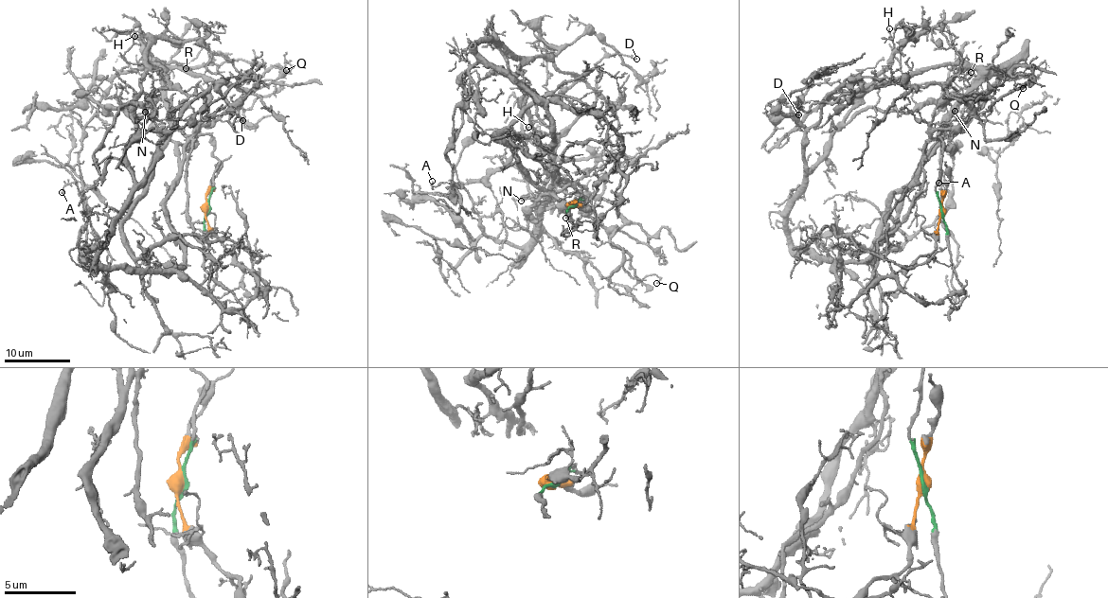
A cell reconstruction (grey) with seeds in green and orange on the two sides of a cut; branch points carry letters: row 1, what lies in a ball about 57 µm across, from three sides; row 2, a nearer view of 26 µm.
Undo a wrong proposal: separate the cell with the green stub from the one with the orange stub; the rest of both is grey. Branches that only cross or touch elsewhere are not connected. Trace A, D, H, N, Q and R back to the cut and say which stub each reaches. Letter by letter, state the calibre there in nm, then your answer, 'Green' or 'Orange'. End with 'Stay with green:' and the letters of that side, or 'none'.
A: Thickness 130 nm. Green
D: Thickness 100 nm. Green
H: Thickness 120 nm. Green
N: Thickness 100 nm. Green
Q: Thickness 130 nm. Orange
R: Thickness 90 nm. Green
Stay with green: A, D, H, N, R

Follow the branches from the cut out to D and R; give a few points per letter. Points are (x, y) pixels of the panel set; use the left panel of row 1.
D: (208, 208), (213, 138), (183, 130), (153, 64), (205, 98), (202, 118), (234, 113), (242, 121)
R: (208, 208), (212, 172), (218, 164), (213, 138), (187, 134), (162, 93), (160, 65), (189, 70), (187, 67)

